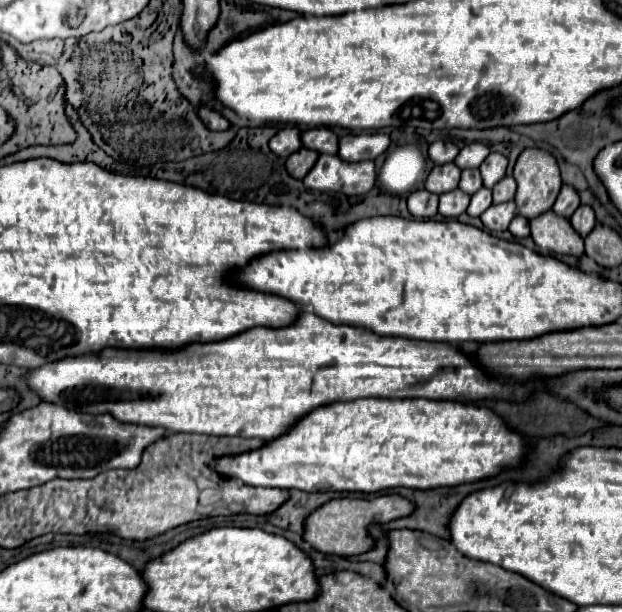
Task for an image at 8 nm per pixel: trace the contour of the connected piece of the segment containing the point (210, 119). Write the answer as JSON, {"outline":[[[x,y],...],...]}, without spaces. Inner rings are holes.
{"outline":[[[200,108],[198,116],[200,116],[202,122],[206,124],[206,128],[212,130],[212,132],[226,132],[226,130],[230,128],[230,122],[228,122],[222,114],[212,112],[210,108]]]}

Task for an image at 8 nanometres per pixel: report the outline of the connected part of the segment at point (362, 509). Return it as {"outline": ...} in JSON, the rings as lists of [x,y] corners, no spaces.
{"outline":[[[386,494],[370,500],[362,498],[334,498],[320,508],[316,508],[306,520],[304,520],[304,542],[308,542],[314,550],[324,554],[336,554],[336,556],[354,556],[370,550],[372,542],[366,534],[366,526],[372,522],[384,524],[402,516],[408,516],[414,510],[414,504],[398,494]]]}

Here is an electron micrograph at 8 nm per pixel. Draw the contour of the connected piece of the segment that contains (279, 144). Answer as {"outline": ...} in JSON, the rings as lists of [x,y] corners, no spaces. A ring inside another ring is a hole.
{"outline":[[[280,130],[272,140],[270,140],[270,150],[276,156],[288,158],[292,152],[300,148],[300,132],[298,130]]]}

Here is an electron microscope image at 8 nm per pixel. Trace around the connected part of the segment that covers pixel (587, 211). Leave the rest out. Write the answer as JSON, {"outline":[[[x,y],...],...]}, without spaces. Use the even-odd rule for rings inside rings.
{"outline":[[[580,206],[580,208],[574,212],[574,216],[570,218],[570,224],[572,224],[572,228],[574,228],[582,238],[586,238],[586,236],[590,234],[590,230],[594,228],[594,224],[596,224],[592,208],[590,208],[590,206]]]}

